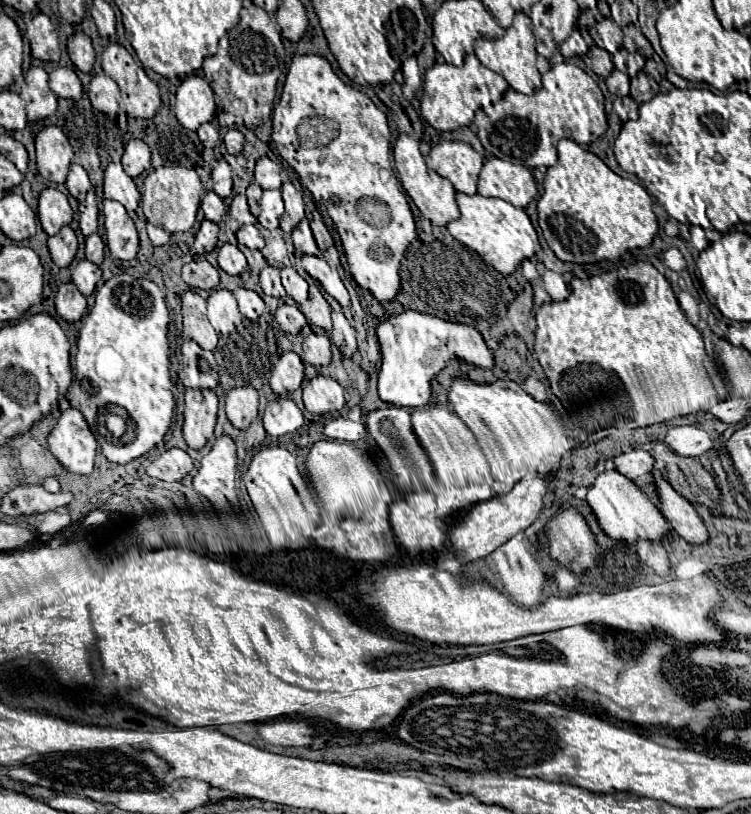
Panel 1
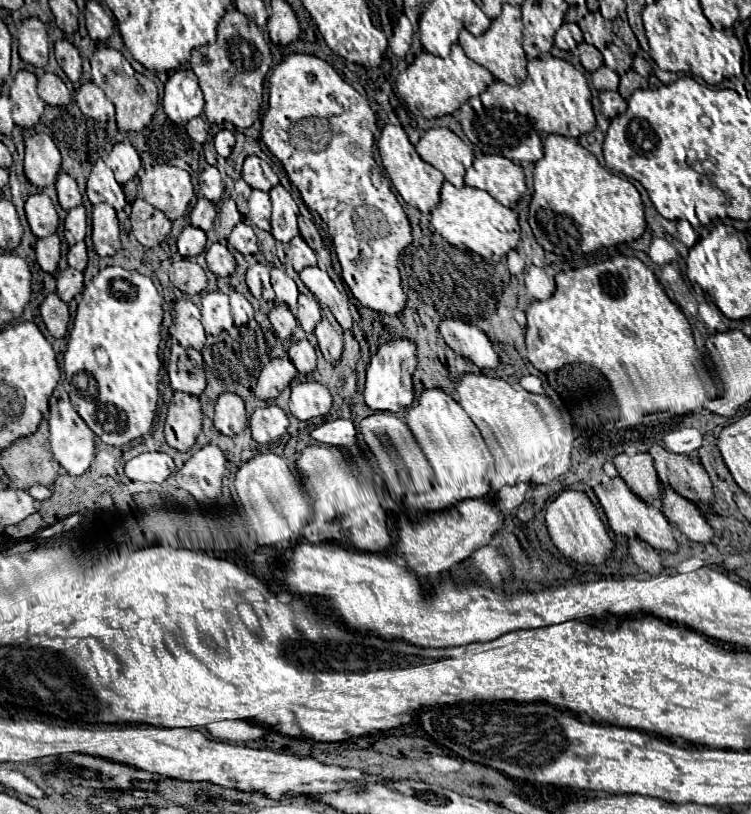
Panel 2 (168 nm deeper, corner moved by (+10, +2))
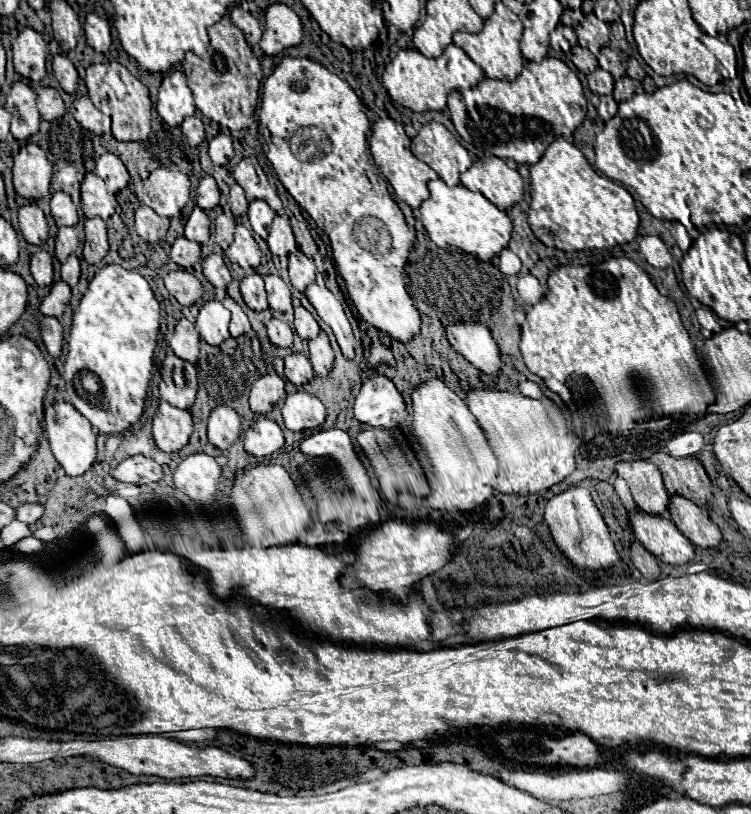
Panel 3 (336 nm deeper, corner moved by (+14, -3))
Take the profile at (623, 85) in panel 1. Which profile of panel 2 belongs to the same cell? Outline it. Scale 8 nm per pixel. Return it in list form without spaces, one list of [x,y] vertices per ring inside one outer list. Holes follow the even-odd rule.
[[[601,65],[593,75],[591,75],[591,83],[595,89],[599,91],[617,91],[619,87],[619,75],[615,71],[611,71],[609,67]]]

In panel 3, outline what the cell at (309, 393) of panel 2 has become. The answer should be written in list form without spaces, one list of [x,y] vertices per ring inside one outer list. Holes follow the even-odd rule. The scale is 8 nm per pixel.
[[[297,390],[295,394],[285,398],[283,404],[283,420],[289,430],[309,430],[317,428],[325,422],[325,406],[323,402],[309,392]]]

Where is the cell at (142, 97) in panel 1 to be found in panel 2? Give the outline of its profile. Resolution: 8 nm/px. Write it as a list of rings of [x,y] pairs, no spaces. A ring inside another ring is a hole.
[[[101,47],[91,57],[91,81],[101,87],[107,95],[107,99],[117,109],[117,127],[123,131],[141,131],[147,127],[153,119],[153,113],[157,111],[157,87],[151,79],[137,73],[131,63],[111,47]]]

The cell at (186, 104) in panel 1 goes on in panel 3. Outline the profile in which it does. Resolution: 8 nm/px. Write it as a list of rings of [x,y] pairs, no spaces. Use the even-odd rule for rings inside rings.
[[[173,70],[165,74],[163,84],[159,88],[159,100],[157,100],[157,114],[169,124],[169,126],[181,126],[185,116],[195,114],[193,94],[187,86],[187,78],[183,72]]]

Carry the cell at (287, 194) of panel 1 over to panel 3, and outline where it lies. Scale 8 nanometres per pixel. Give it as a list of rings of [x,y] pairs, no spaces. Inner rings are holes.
[[[275,214],[267,244],[269,244],[269,250],[273,256],[287,256],[289,252],[293,252],[297,248],[289,218],[285,214]]]

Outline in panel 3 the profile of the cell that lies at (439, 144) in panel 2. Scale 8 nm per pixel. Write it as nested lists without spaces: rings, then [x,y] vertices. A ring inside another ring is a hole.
[[[429,122],[419,130],[411,140],[411,152],[433,168],[447,186],[457,186],[461,172],[471,166],[469,152],[443,124],[437,122]]]

